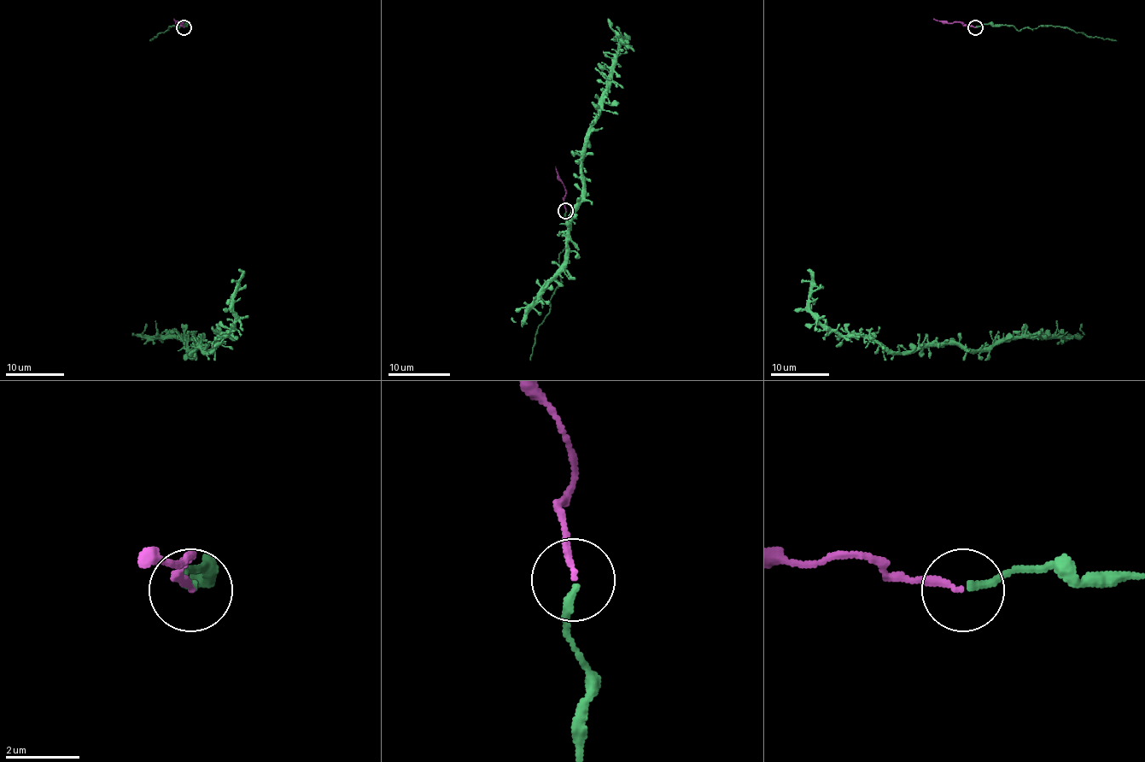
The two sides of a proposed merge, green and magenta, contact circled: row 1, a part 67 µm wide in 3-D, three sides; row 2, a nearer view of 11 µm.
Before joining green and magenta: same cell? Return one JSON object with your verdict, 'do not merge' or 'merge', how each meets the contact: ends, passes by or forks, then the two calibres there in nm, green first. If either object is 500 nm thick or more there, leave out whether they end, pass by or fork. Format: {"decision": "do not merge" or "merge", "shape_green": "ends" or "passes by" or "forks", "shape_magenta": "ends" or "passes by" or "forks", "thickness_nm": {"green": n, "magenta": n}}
{"decision": "merge", "shape_green": "ends", "shape_magenta": "ends", "thickness_nm": {"green": 190, "magenta": 160}}

